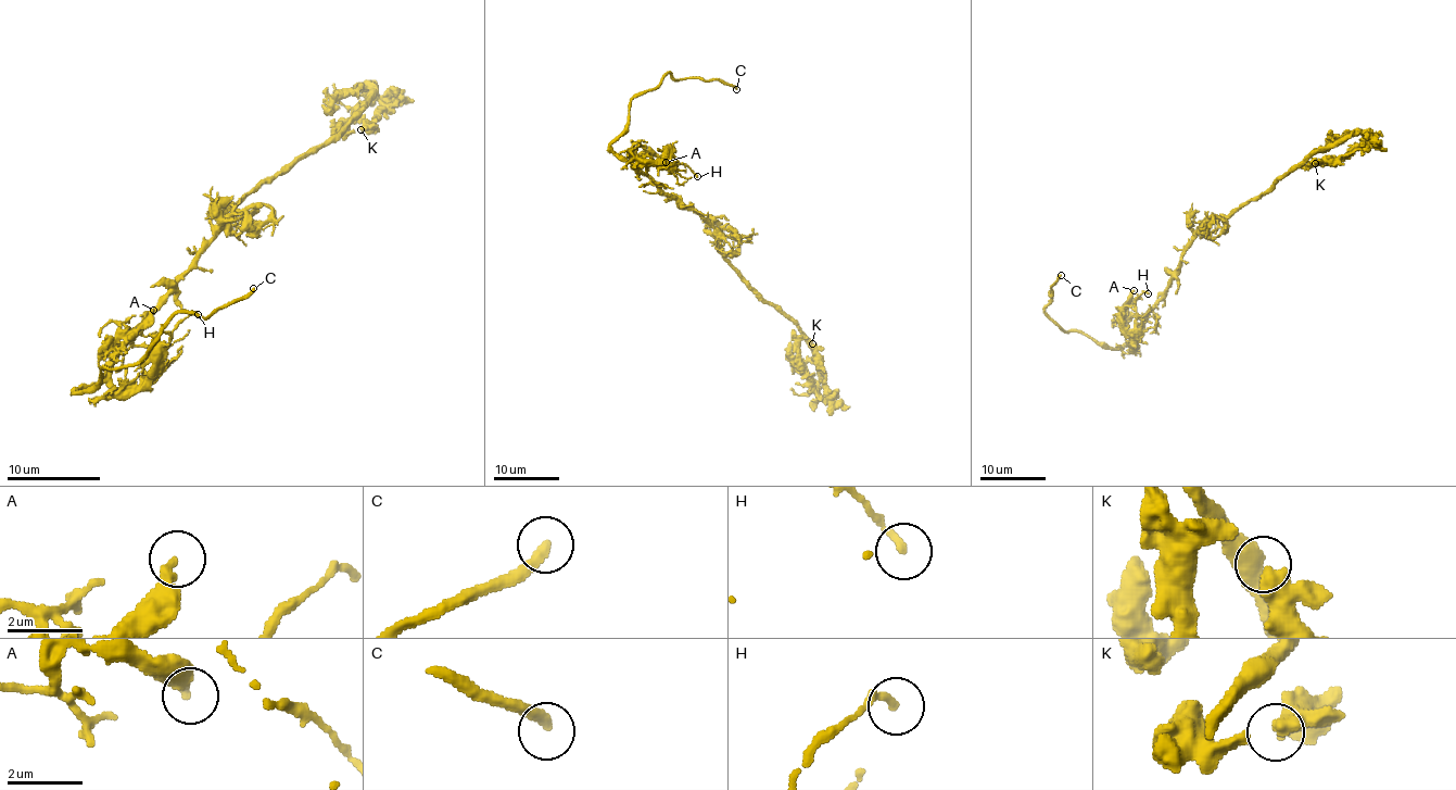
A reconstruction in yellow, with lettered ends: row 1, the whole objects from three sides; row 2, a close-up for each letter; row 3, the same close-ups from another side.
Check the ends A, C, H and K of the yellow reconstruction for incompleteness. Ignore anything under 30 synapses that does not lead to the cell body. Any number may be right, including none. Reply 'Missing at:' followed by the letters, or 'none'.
Missing at: C

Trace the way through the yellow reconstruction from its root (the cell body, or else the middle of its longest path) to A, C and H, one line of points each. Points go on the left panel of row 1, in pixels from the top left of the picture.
A: (190, 270), (123, 345), (113, 342), (123, 333), (135, 330), (153, 310)
C: (190, 270), (113, 365), (76, 391), (90, 391), (104, 367), (133, 365), (179, 312), (206, 316), (253, 288)
H: (190, 270), (121, 351), (111, 381), (146, 381), (172, 330), (198, 314)

